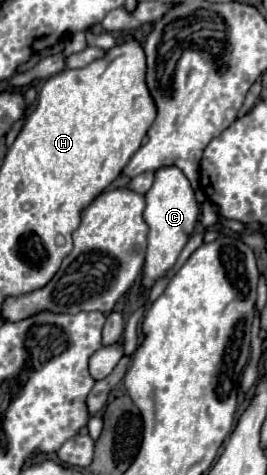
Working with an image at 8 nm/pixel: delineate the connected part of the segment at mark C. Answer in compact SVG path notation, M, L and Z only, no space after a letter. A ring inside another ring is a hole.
M177 167L159 169L153 187L145 193L145 199L147 199L147 207L143 211L143 219L149 225L149 237L147 237L149 245L147 245L147 257L141 277L141 291L149 291L161 277L167 275L169 269L173 269L199 219L199 203L195 201L187 177Z

